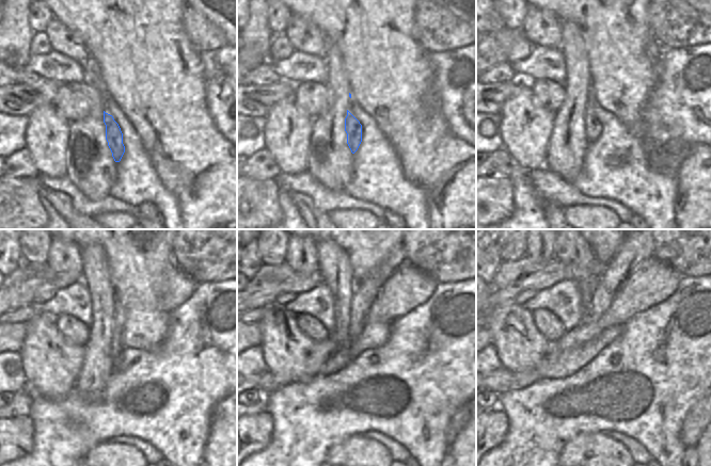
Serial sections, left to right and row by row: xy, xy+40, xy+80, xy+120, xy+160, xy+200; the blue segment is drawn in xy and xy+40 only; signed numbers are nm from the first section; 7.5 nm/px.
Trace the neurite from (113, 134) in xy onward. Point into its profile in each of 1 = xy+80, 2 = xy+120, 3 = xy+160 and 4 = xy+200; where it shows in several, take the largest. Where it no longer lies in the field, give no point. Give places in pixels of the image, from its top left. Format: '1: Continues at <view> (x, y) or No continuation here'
1: Continues at xy+80 (593, 127)
2: Continues at xy+120 (119, 318)
3: Continues at xy+160 (366, 290)
4: Continues at xy+200 (633, 251)

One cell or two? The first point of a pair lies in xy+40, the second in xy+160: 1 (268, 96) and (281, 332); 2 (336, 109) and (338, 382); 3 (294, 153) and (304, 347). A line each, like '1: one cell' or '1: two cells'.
1: two cells
2: two cells
3: one cell

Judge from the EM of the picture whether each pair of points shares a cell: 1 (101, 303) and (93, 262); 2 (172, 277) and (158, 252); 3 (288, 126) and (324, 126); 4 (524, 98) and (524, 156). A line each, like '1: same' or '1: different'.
1: same
2: different
3: different
4: same

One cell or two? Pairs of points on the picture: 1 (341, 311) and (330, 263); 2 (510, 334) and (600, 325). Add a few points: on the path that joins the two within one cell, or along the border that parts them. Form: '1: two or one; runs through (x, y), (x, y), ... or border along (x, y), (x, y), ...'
1: one; runs through (341, 300), (341, 280), (338, 275)
2: one; runs through (533, 344), (562, 344), (578, 336)

